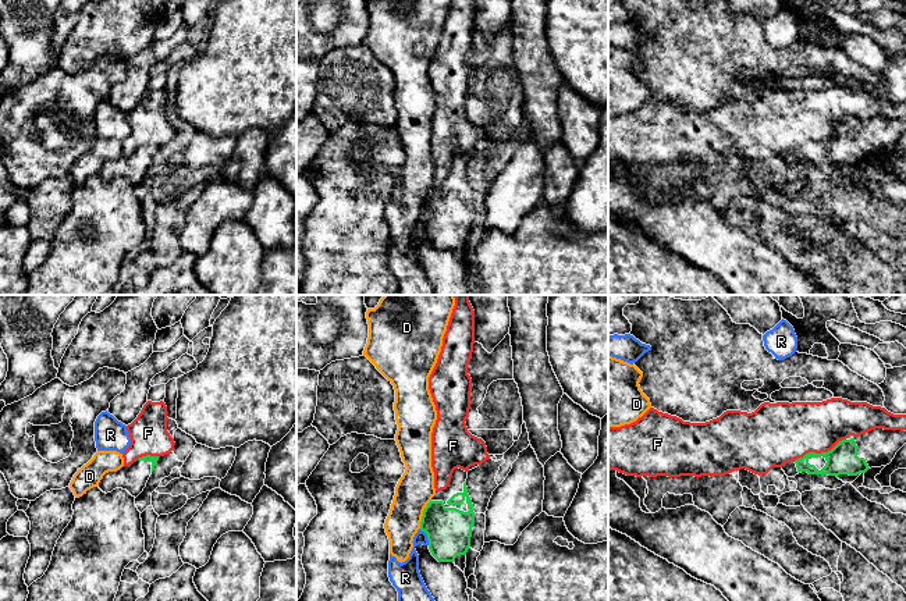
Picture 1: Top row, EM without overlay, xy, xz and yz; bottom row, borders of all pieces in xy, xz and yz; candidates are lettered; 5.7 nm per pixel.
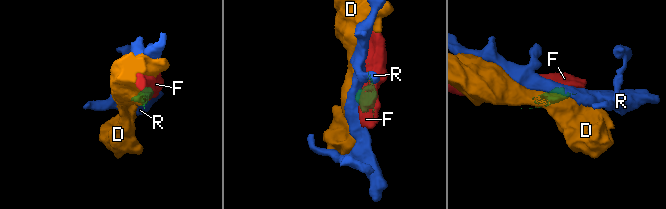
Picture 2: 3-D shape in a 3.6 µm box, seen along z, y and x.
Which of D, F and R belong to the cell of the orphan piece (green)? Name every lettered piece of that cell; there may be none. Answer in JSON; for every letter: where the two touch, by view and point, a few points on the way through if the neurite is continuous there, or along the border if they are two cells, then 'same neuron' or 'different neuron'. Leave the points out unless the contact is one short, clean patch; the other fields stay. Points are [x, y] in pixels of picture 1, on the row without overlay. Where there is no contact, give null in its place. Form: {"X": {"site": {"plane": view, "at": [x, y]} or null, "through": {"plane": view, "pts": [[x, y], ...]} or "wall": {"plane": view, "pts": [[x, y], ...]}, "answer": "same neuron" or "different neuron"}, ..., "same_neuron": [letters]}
{"D": {"site": {"plane": "xz", "at": [423, 202]}, "wall": {"plane": "xz", "pts": [[430, 188], [423, 199], [419, 216]]}, "answer": "different neuron"}, "F": {"site": {"plane": "yz", "at": [819, 142]}, "answer": "different neuron"}, "R": {"site": {"plane": "xz", "at": [427, 224]}, "wall": {"plane": "xz", "pts": [[419, 217], [426, 223], [429, 233]]}, "answer": "different neuron"}, "same_neuron": []}

